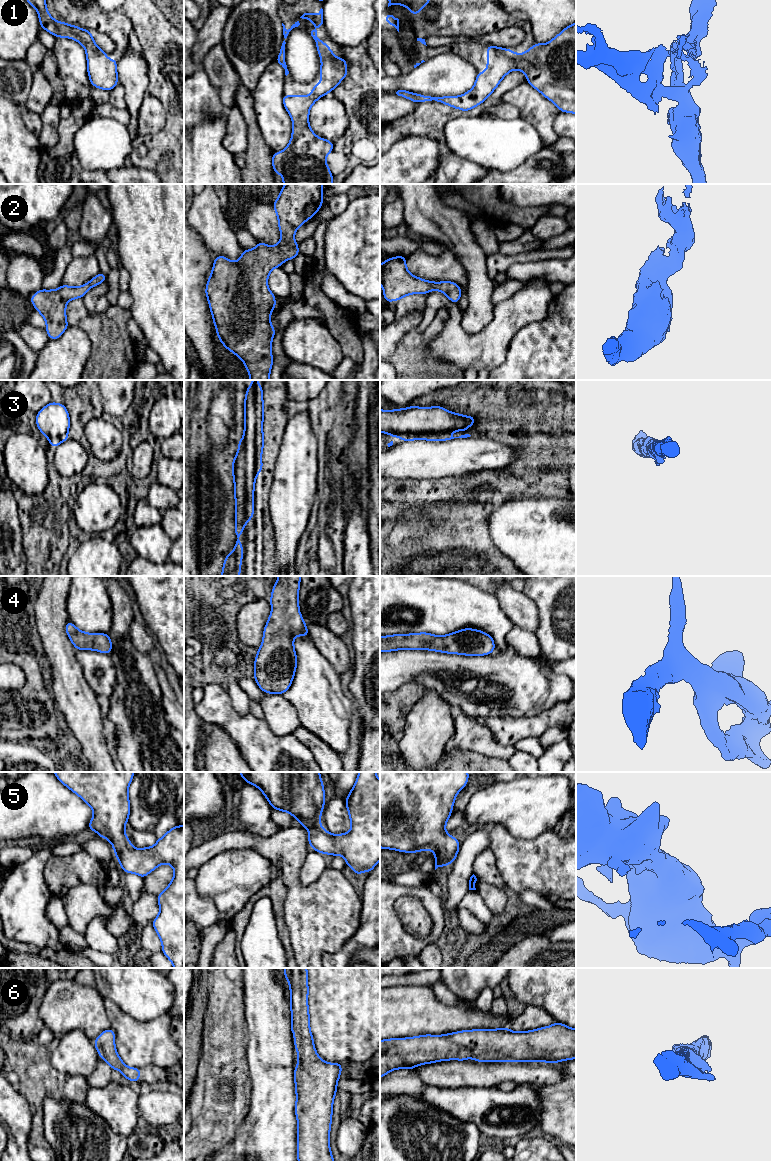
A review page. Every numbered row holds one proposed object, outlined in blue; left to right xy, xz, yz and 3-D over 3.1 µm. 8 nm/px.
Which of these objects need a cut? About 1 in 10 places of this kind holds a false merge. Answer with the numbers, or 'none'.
none

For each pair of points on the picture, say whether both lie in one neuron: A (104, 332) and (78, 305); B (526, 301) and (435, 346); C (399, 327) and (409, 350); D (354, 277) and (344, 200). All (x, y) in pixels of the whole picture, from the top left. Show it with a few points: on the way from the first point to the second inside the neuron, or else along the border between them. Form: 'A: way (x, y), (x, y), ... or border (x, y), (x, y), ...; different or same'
A: way (97, 325), (82, 312); same
B: way (503, 324), (481, 346), (458, 346); same
C: border (417, 325), (403, 336), (396, 350), (391, 355); different
D: border (351, 200), (343, 211), (334, 216); different

